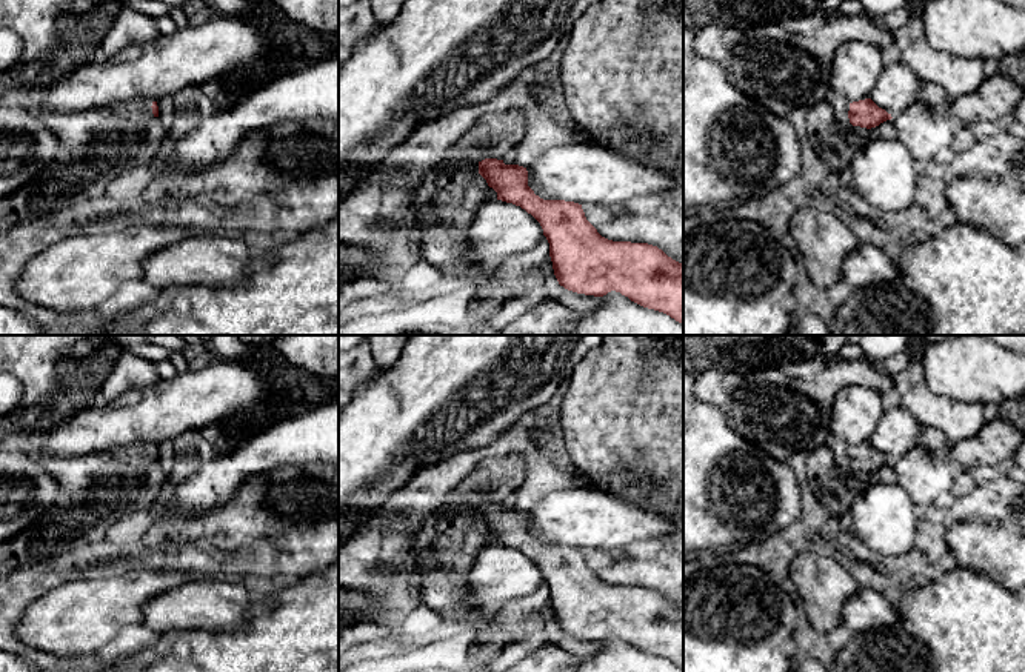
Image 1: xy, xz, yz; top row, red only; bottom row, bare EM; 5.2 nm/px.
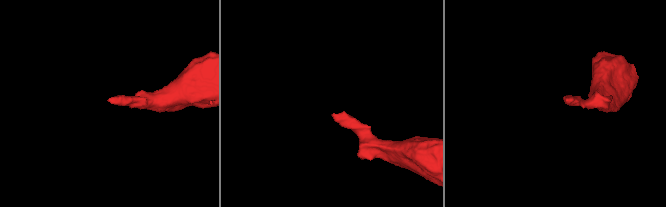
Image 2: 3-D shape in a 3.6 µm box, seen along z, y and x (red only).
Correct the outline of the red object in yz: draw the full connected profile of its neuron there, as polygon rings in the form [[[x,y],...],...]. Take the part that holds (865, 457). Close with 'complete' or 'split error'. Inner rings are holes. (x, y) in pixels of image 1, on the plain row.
[[[831,435],[825,443],[833,454],[836,463],[843,469],[853,469],[860,472],[876,472],[880,467],[891,464],[891,458],[879,452],[871,443],[850,447],[843,440]]]; split error

